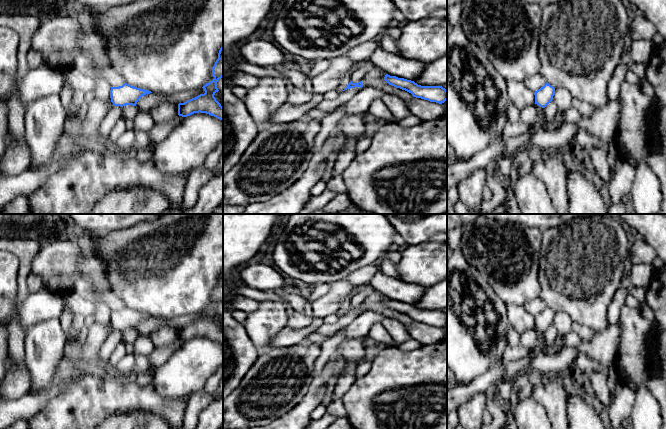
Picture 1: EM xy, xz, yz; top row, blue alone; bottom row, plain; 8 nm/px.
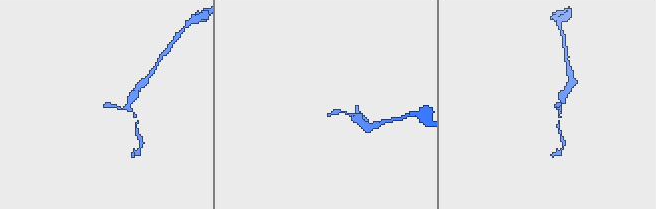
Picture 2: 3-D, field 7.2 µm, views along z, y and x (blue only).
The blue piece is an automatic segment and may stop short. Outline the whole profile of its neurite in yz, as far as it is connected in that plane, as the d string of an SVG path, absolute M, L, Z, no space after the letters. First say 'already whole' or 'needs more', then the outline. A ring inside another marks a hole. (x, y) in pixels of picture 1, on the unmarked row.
already whole; M545 307L543 311L534 316L535 328L545 332L553 324L554 316L555 312Z

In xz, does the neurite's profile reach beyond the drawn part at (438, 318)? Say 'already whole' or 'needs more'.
already whole

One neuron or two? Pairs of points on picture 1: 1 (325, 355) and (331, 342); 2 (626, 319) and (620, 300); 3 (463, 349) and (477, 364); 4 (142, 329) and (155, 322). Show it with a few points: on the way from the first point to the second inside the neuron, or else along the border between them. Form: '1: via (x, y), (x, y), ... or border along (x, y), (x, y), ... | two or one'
1: via (327, 352), (330, 345) | one
2: border along (625, 303), (621, 307), (618, 319) | two
3: via (466, 353), (473, 360) | one
4: via (145, 328), (152, 324) | one

